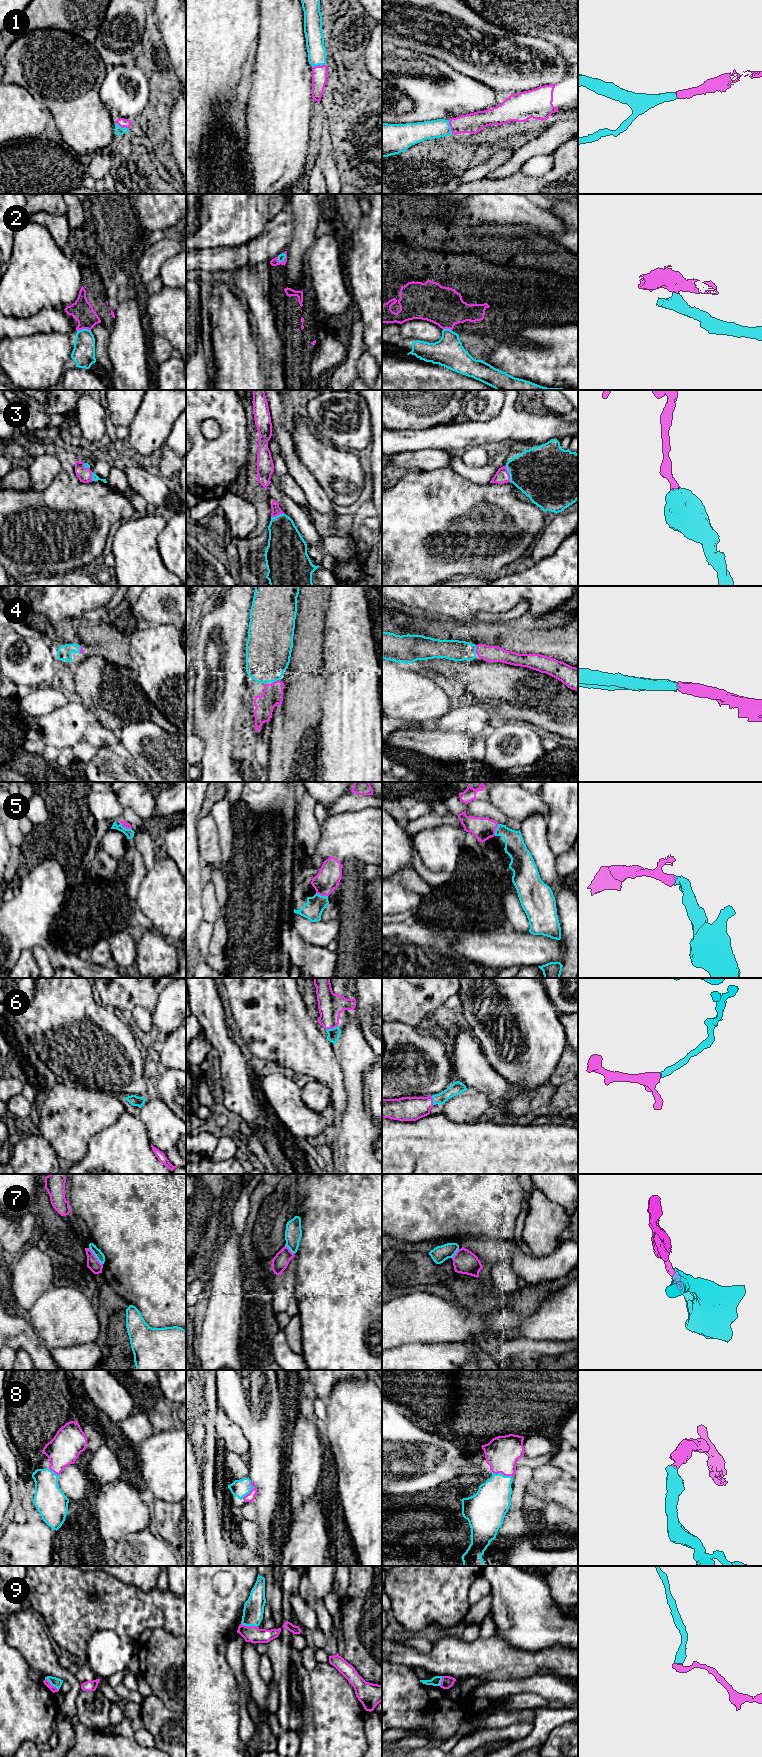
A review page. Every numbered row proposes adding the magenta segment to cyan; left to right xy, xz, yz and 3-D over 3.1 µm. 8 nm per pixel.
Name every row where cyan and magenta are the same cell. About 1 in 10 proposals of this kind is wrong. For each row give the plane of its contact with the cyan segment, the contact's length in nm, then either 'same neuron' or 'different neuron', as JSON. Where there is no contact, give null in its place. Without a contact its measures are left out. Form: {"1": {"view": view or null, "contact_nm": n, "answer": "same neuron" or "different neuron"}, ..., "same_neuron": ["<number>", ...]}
{"1": {"view": "yz", "contact_nm": 120, "answer": "same neuron"}, "2": {"view": "xy", "contact_nm": 110, "answer": "different neuron"}, "3": {"view": "yz", "contact_nm": 140, "answer": "same neuron"}, "4": {"view": "yz", "contact_nm": 60, "answer": "same neuron"}, "5": {"view": "xz", "contact_nm": 100, "answer": "same neuron"}, "6": {"view": "xz", "contact_nm": 100, "answer": "same neuron"}, "7": {"view": "xy", "contact_nm": 190, "answer": "different neuron"}, "8": {"view": "xz", "contact_nm": 160, "answer": "same neuron"}, "9": {"view": "xz", "contact_nm": 140, "answer": "same neuron"}, "same_neuron": ["1", "3", "4", "5", "6", "8", "9"]}

